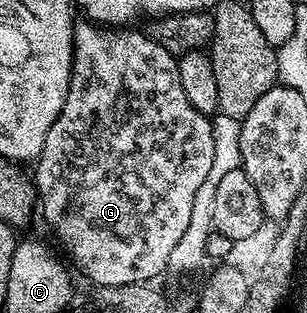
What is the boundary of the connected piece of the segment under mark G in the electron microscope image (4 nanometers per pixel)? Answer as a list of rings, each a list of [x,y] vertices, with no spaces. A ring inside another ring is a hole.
[[[90,20],[75,22],[73,28],[73,56],[71,57],[71,87],[67,93],[65,104],[61,108],[61,116],[49,128],[49,136],[45,136],[45,144],[41,148],[34,163],[33,181],[37,191],[37,202],[41,207],[41,218],[51,225],[53,233],[59,237],[67,254],[83,269],[89,281],[101,286],[137,286],[150,283],[159,273],[164,273],[169,264],[169,256],[173,247],[181,244],[181,236],[185,236],[185,228],[189,228],[189,216],[193,216],[193,200],[197,200],[197,188],[205,184],[205,176],[209,176],[209,168],[213,168],[213,128],[212,119],[201,113],[185,96],[185,88],[181,88],[181,76],[176,55],[165,52],[158,40],[150,33],[135,28],[112,28],[96,24]]]

